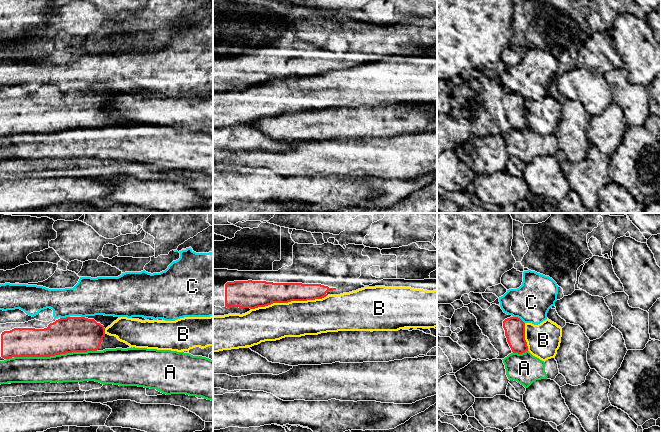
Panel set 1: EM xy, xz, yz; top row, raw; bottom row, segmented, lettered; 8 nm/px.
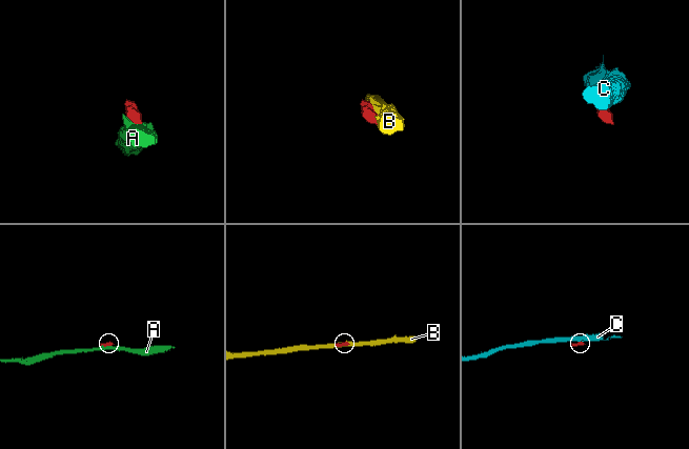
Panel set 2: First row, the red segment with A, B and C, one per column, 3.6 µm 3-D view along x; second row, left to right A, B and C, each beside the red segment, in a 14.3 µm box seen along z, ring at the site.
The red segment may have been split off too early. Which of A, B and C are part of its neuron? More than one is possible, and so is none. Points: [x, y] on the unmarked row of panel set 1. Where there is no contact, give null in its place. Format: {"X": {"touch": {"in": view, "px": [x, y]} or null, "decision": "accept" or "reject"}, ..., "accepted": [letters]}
{"A": {"touch": {"in": "xy", "px": [55, 130]}, "decision": "reject"}, "B": {"touch": {"in": "xz", "px": [288, 77]}, "decision": "reject"}, "C": {"touch": {"in": "yz", "px": [519, 94]}, "decision": "reject"}, "accepted": []}

